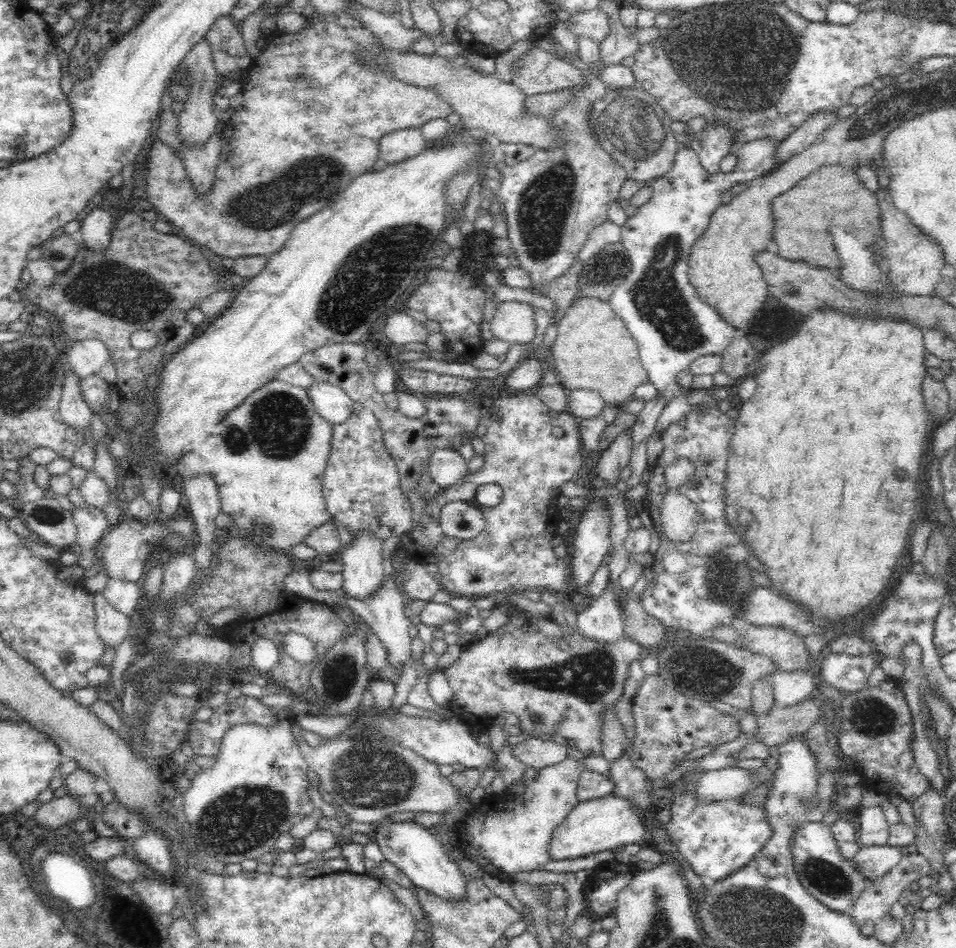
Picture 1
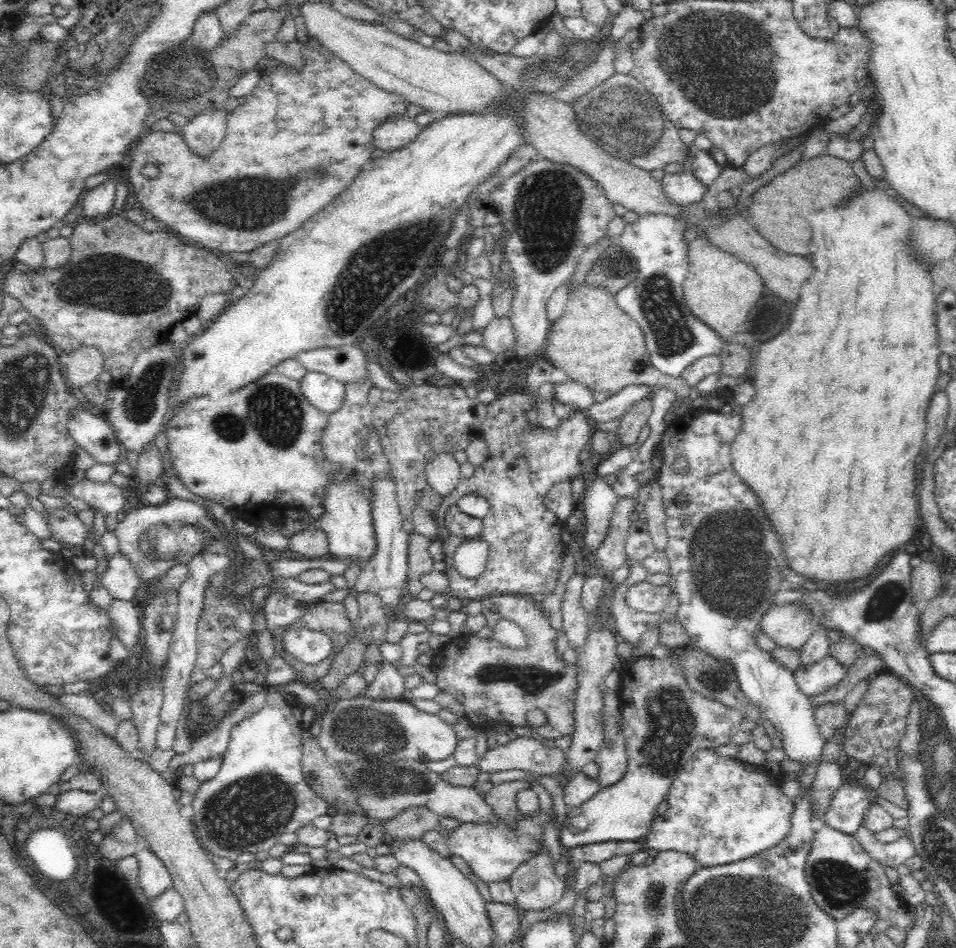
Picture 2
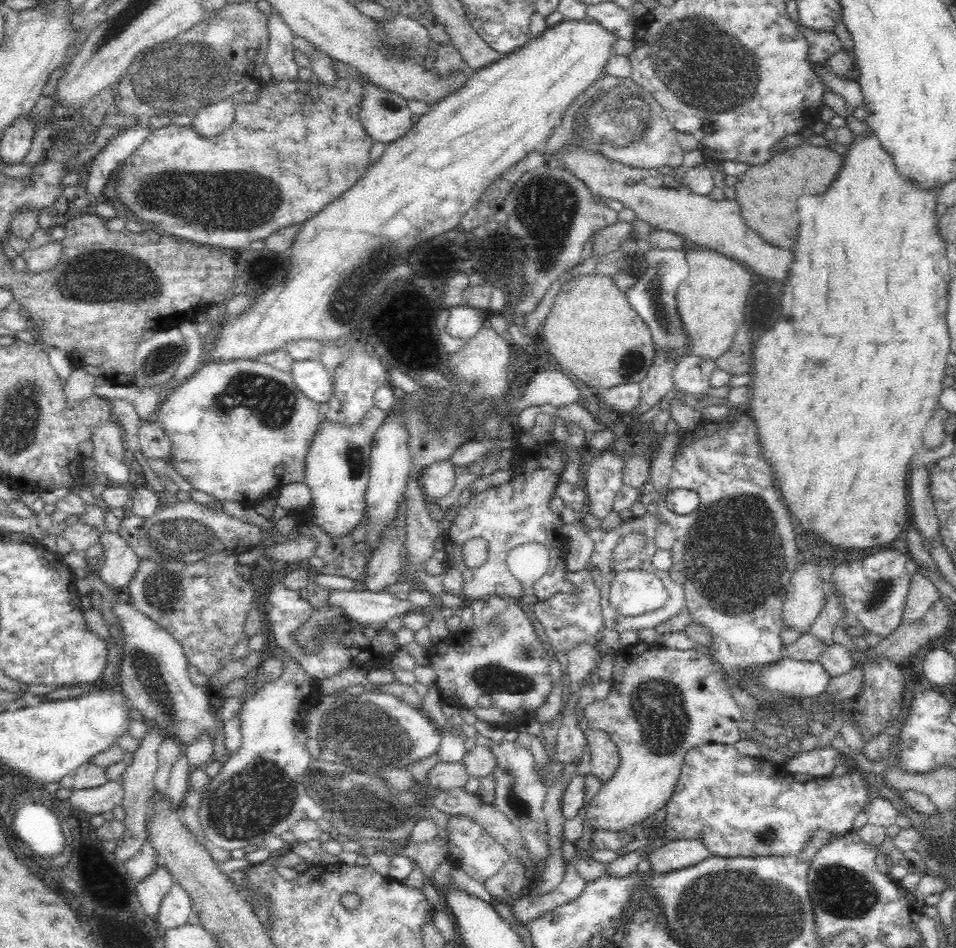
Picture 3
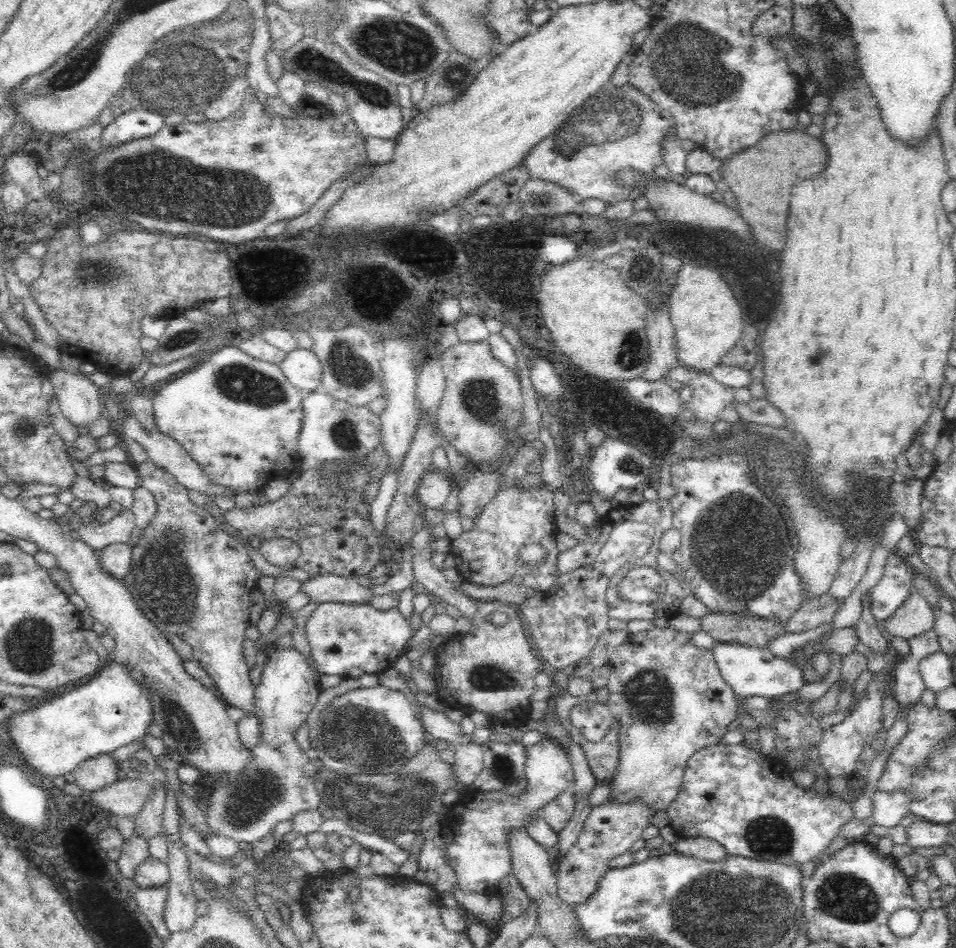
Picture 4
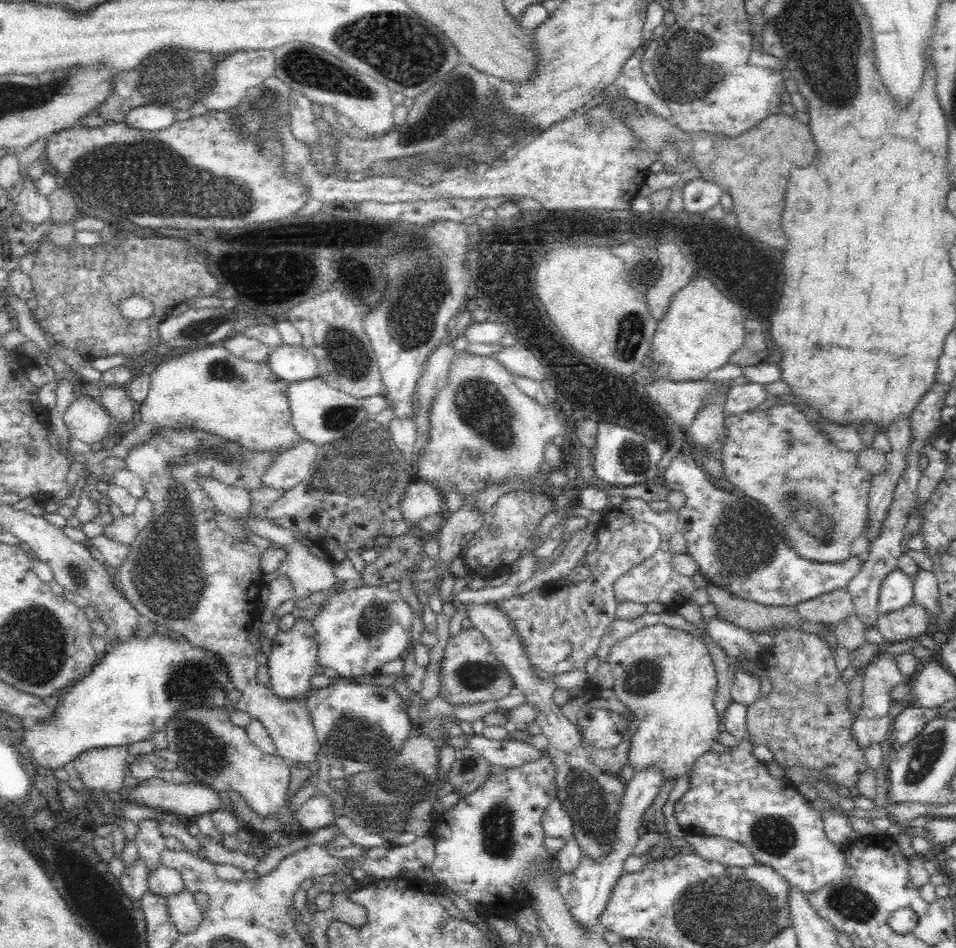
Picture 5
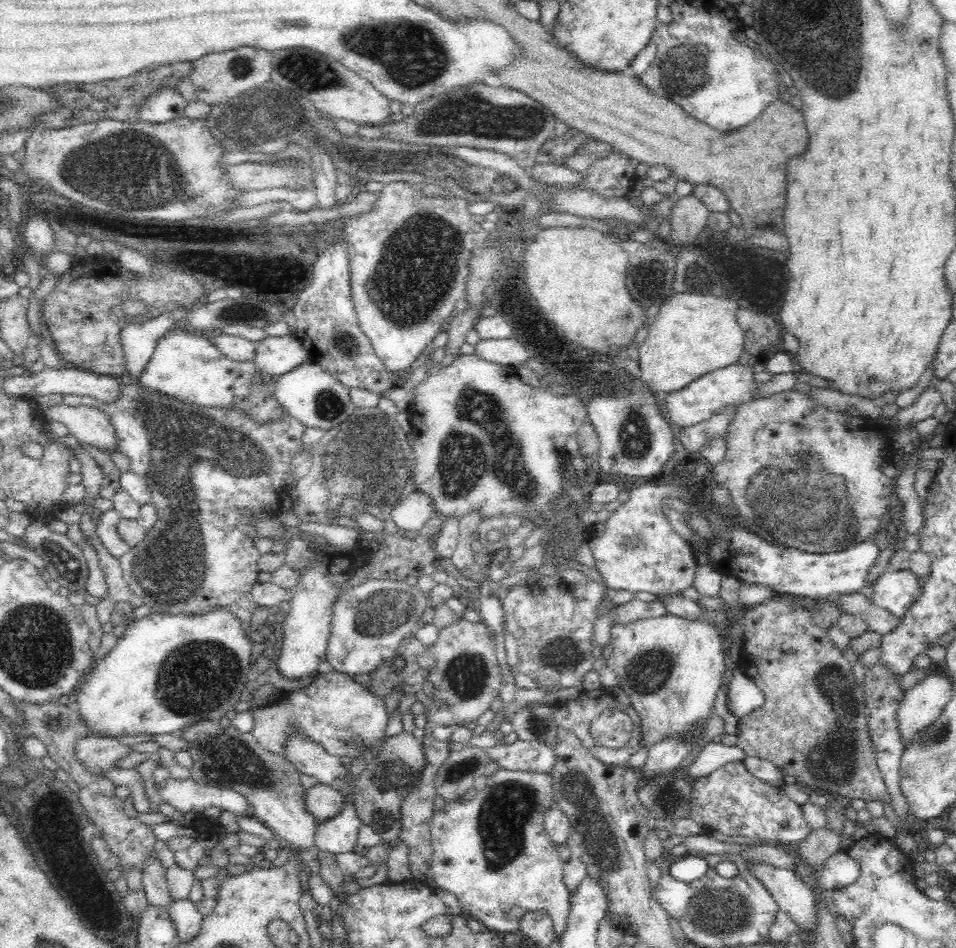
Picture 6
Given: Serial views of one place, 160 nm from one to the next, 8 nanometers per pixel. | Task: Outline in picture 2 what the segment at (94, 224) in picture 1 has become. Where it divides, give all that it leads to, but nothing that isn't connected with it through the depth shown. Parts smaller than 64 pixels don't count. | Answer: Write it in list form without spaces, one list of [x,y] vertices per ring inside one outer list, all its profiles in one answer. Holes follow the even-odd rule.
[[[109,172],[107,178],[101,184],[90,188],[82,200],[83,216],[87,218],[101,218],[112,213],[116,185],[118,179],[114,172]]]

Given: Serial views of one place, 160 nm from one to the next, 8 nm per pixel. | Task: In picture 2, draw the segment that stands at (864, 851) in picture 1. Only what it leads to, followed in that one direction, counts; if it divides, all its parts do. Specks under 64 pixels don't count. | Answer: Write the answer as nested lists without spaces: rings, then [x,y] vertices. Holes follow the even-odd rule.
[[[860,824],[860,828],[856,830],[855,835],[862,847],[864,847],[864,851],[883,866],[888,865],[897,869],[908,858],[916,855],[916,849],[914,849],[909,834],[900,835],[896,840],[888,843],[871,830],[868,830],[866,825]]]

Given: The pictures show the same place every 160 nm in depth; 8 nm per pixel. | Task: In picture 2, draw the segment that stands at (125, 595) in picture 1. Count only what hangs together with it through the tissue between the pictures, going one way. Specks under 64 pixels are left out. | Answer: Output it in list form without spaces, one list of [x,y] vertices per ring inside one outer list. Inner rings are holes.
[[[118,550],[111,558],[105,560],[106,570],[103,572],[101,583],[104,588],[120,600],[134,601],[134,594],[142,586],[140,577],[134,570],[131,560]]]

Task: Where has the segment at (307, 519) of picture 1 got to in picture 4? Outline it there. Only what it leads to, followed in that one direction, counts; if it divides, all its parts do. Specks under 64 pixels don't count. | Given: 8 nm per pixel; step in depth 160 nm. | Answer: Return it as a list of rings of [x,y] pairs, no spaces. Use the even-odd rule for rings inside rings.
[[[225,344],[213,350],[204,360],[198,363],[197,366],[194,366],[194,368],[191,368],[183,376],[177,377],[158,388],[152,387],[150,393],[153,408],[152,415],[154,415],[154,421],[156,421],[157,430],[176,440],[180,446],[183,446],[188,451],[188,454],[200,465],[200,468],[209,476],[212,482],[223,484],[237,494],[261,492],[266,482],[269,480],[283,479],[286,477],[286,470],[294,470],[294,466],[299,464],[300,453],[297,447],[297,438],[298,432],[300,432],[302,418],[304,418],[301,403],[303,394],[288,382],[278,364],[252,358],[250,355],[242,352],[236,345],[227,346]]]

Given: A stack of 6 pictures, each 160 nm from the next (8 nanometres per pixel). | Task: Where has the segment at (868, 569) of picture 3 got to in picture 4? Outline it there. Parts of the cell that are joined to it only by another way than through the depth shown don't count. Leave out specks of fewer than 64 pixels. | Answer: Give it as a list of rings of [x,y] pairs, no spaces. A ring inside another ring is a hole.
[[[895,552],[885,561],[884,572],[871,590],[871,611],[879,622],[892,616],[913,588],[903,555]]]

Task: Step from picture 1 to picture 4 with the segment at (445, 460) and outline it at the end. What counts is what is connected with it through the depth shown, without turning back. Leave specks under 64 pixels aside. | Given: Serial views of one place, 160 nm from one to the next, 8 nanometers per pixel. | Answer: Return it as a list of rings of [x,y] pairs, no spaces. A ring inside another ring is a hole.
[[[428,470],[419,480],[416,498],[423,508],[442,509],[450,495],[450,478],[446,473]]]

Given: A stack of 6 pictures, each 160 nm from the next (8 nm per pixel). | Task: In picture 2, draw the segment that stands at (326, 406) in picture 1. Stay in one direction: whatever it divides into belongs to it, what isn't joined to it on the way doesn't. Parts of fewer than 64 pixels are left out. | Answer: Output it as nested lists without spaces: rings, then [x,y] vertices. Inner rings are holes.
[[[308,371],[299,384],[310,404],[329,415],[344,402],[345,384],[322,372]]]

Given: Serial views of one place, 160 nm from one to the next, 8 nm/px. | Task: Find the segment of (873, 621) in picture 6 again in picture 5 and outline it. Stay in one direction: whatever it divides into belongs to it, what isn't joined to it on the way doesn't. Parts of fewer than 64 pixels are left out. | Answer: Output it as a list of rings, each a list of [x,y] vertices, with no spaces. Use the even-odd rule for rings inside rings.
[[[836,589],[804,600],[792,609],[796,611],[798,617],[808,622],[825,622],[834,626],[855,612],[855,604],[847,589]],[[913,602],[907,607],[880,614],[877,626],[887,644],[908,638],[916,639],[928,634],[932,616],[921,604]]]

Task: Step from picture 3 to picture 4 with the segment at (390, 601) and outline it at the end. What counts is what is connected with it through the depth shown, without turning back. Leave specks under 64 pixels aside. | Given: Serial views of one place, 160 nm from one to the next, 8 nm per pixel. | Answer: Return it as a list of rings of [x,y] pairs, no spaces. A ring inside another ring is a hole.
[[[331,572],[326,574],[309,574],[308,579],[300,582],[300,591],[310,601],[343,602],[344,604],[364,604],[371,602],[373,593],[368,587],[360,585],[356,576],[338,576]]]

